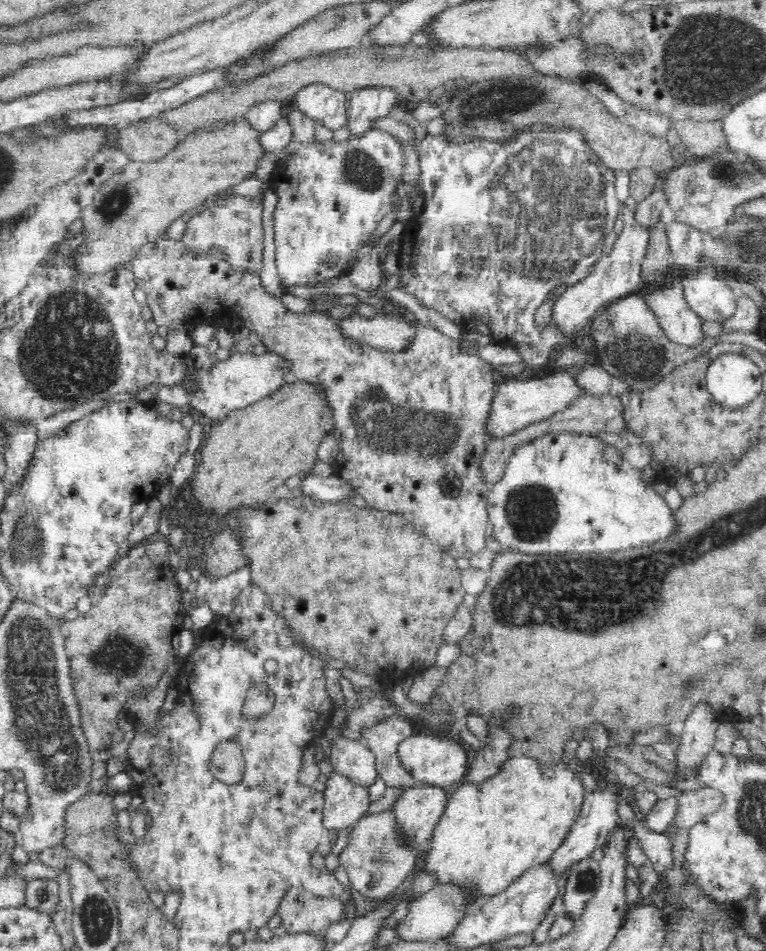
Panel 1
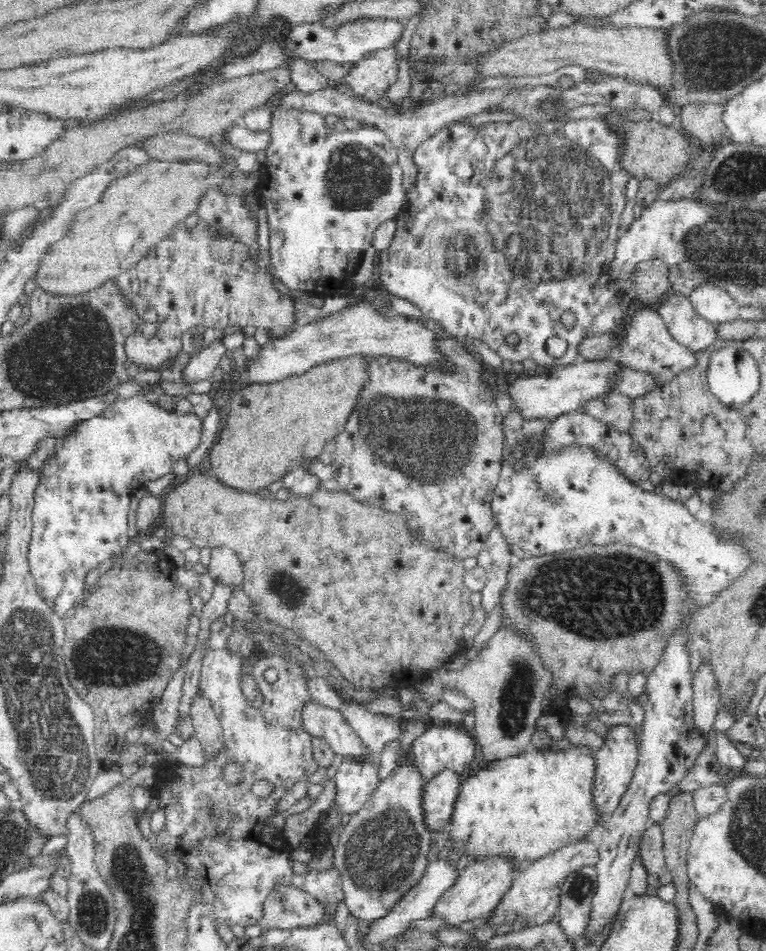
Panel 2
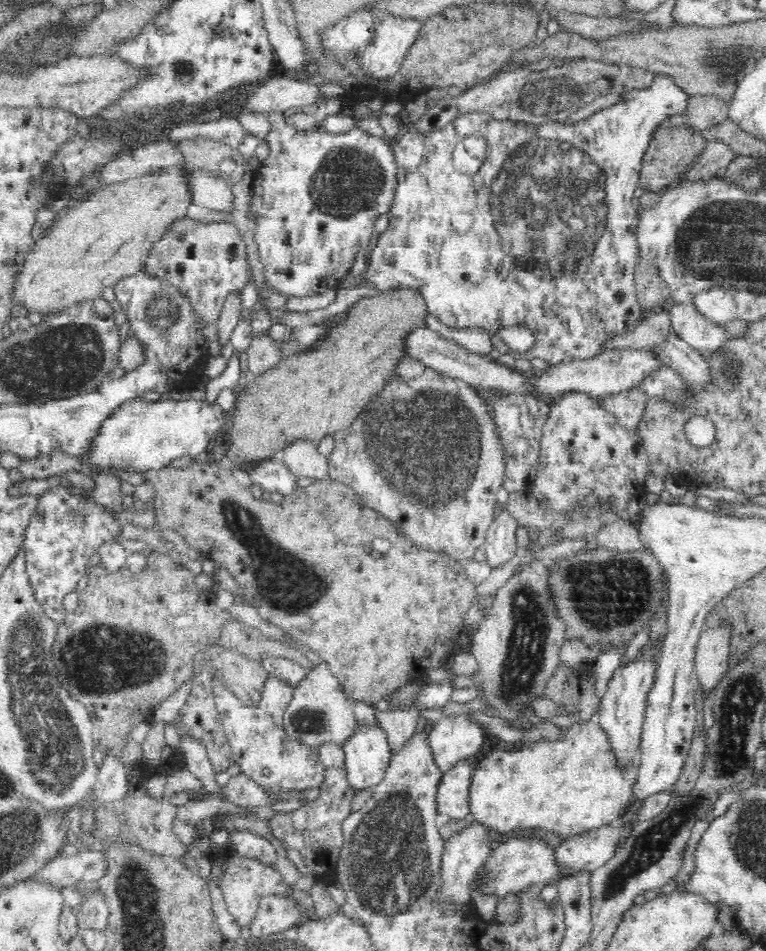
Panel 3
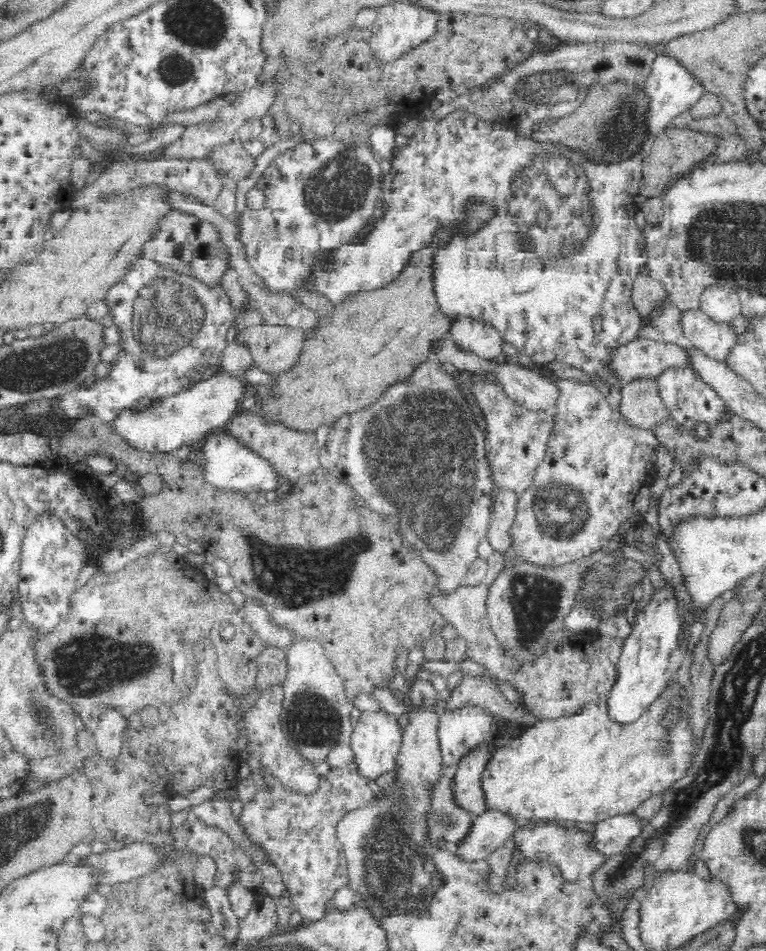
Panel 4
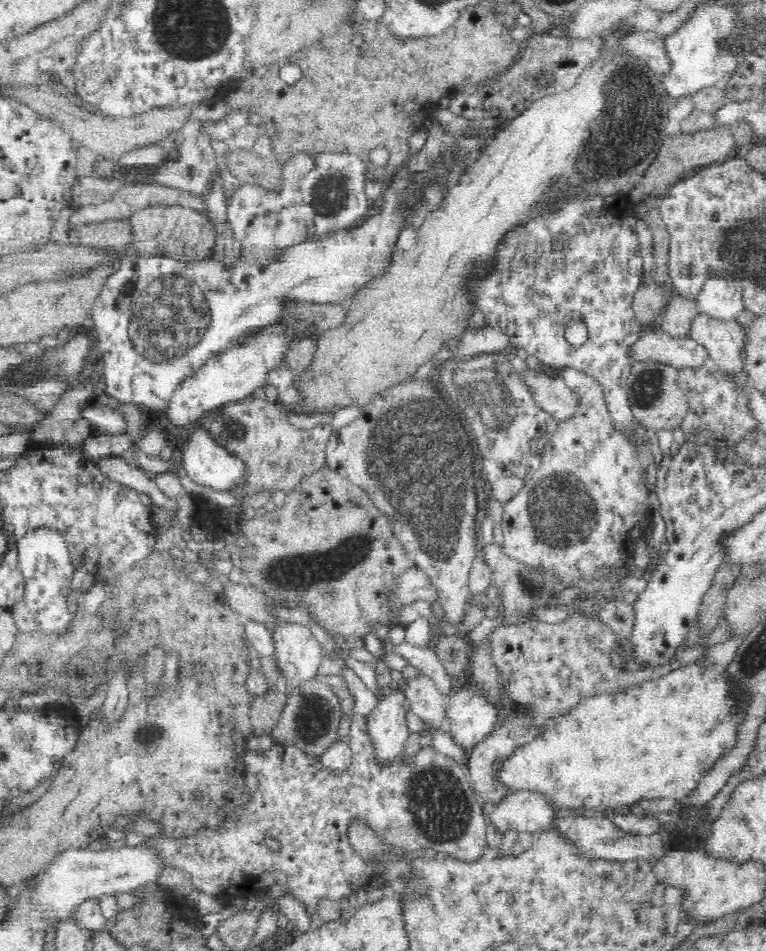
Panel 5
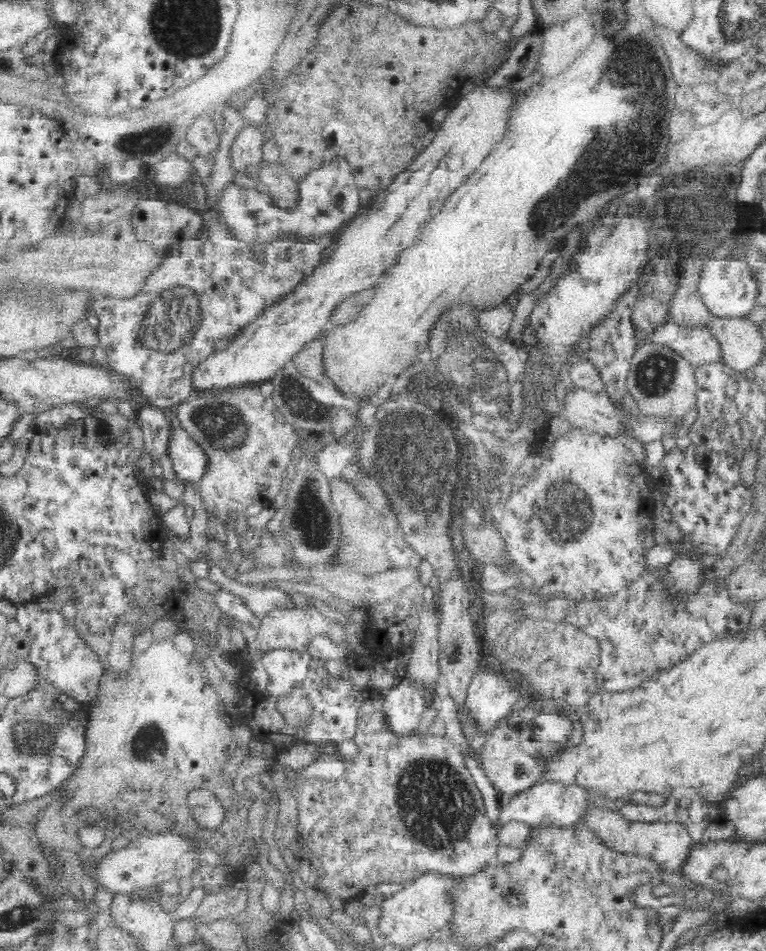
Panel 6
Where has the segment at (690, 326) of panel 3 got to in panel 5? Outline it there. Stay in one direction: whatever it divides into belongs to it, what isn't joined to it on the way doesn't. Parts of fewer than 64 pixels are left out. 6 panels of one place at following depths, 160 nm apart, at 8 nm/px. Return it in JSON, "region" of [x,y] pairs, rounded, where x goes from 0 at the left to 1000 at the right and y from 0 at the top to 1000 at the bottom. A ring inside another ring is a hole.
{"region":[[[915,329],[903,339],[901,355],[922,365],[926,375],[939,387],[953,390],[957,395],[970,392],[974,383],[975,349],[961,336],[936,336]]]}

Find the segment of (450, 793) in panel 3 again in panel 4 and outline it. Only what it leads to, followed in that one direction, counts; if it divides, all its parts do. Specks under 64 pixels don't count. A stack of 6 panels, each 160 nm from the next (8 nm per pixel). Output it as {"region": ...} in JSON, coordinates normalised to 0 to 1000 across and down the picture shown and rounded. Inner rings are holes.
{"region":[[[641,778],[614,789],[603,797],[598,808],[593,809],[593,834],[597,835],[597,843],[621,859],[640,852],[629,829],[629,816],[640,799],[644,799],[646,785],[645,778]]]}

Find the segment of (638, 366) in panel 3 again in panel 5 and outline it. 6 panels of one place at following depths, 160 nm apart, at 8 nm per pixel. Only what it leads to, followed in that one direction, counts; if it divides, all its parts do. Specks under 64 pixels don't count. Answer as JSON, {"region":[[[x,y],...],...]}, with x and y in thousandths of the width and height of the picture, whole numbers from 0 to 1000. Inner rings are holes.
{"region":[[[856,345],[839,348],[826,361],[828,380],[856,377],[880,386],[916,386],[924,379],[922,365],[910,358],[896,354],[877,354],[872,349]]]}

